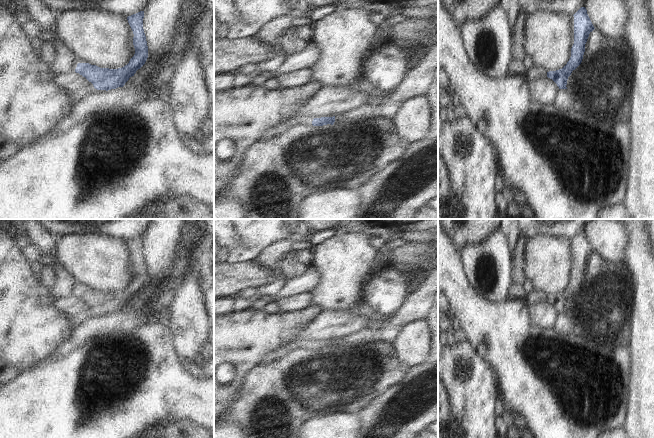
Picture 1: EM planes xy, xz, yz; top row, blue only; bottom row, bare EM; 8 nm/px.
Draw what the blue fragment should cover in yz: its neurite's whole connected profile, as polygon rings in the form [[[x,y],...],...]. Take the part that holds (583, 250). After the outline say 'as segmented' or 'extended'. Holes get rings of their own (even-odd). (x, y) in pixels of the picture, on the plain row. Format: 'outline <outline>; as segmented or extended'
outline [[[581,231],[574,239],[574,268],[571,272],[571,281],[567,288],[559,294],[547,296],[559,313],[567,313],[567,304],[572,295],[582,286],[585,268],[589,258],[595,253],[585,231]]]; as segmented

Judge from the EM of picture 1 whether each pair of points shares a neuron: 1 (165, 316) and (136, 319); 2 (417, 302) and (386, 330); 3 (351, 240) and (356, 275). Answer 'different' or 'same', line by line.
1: same
2: same
3: same

